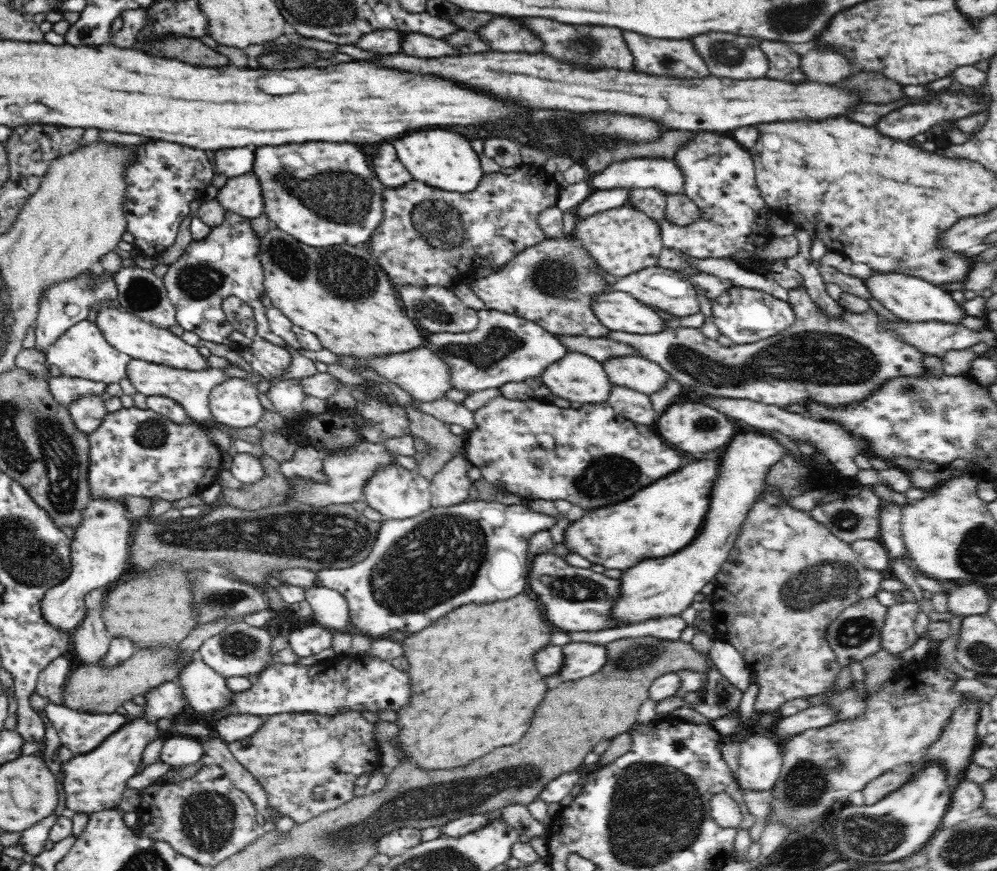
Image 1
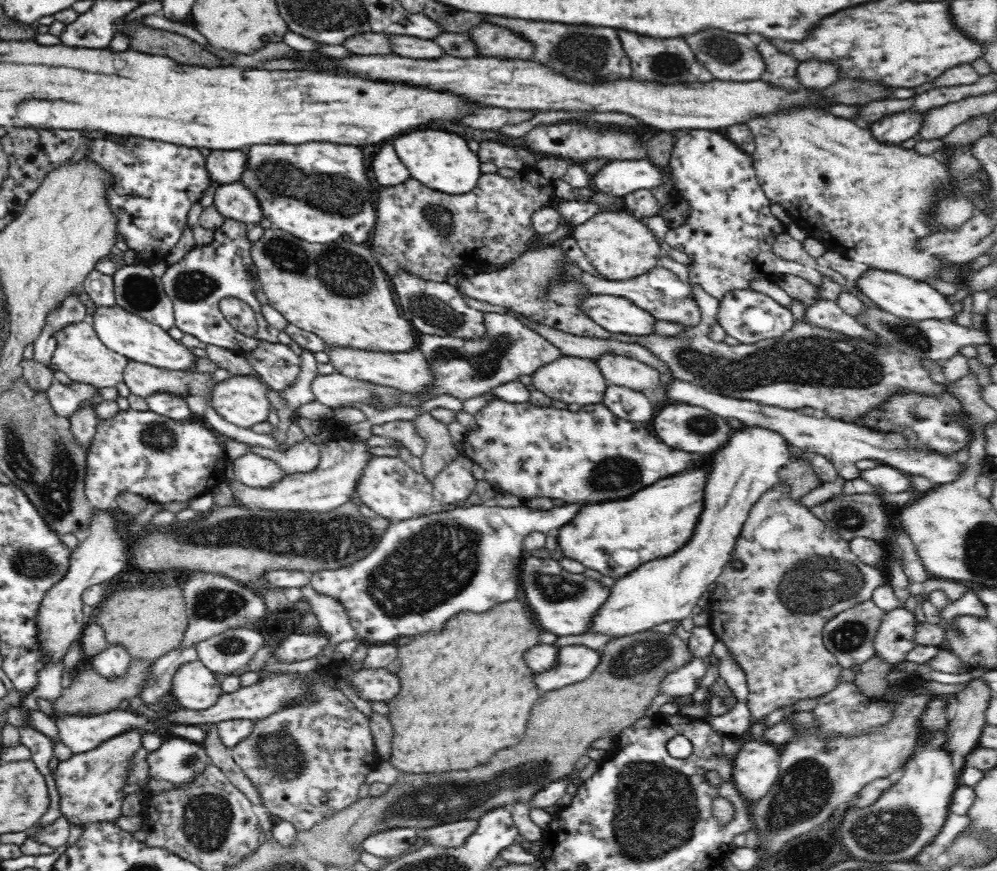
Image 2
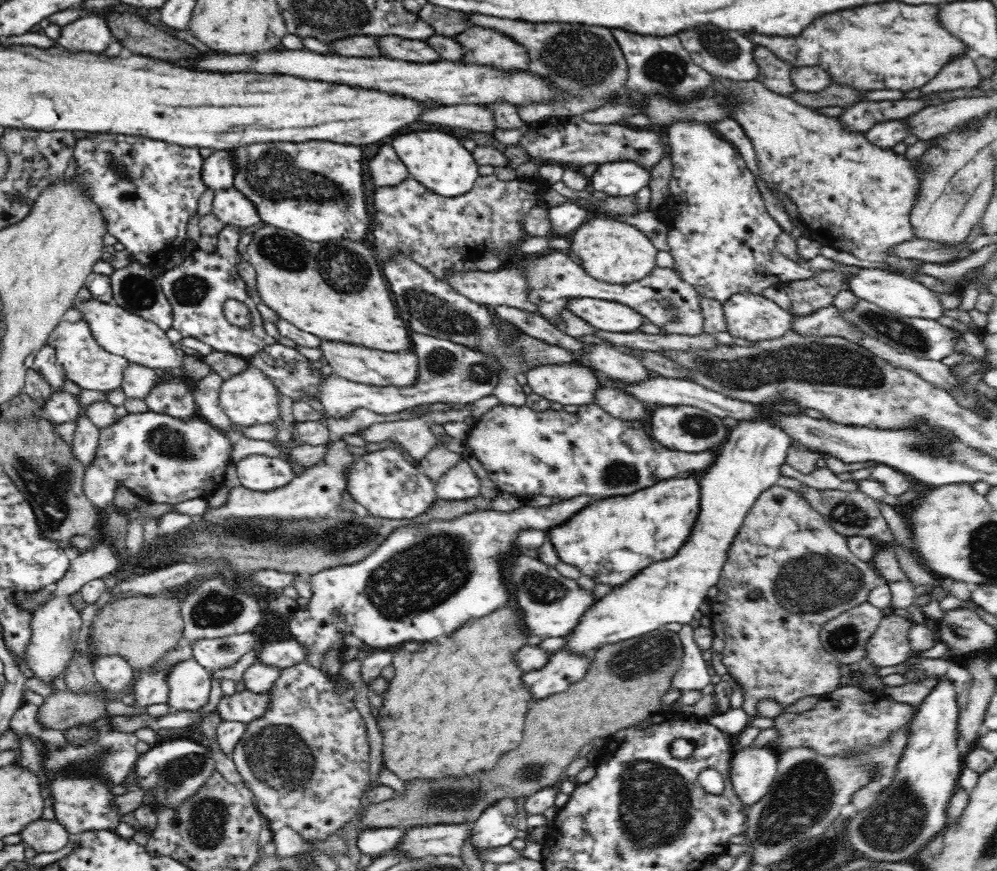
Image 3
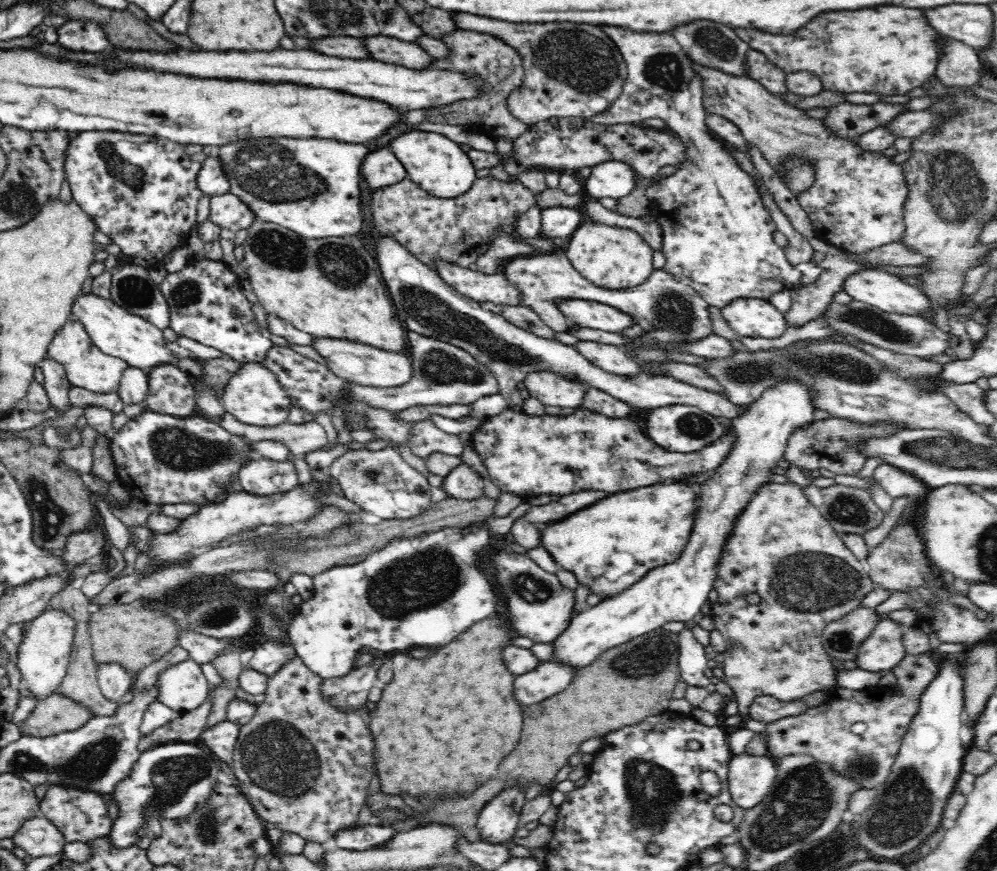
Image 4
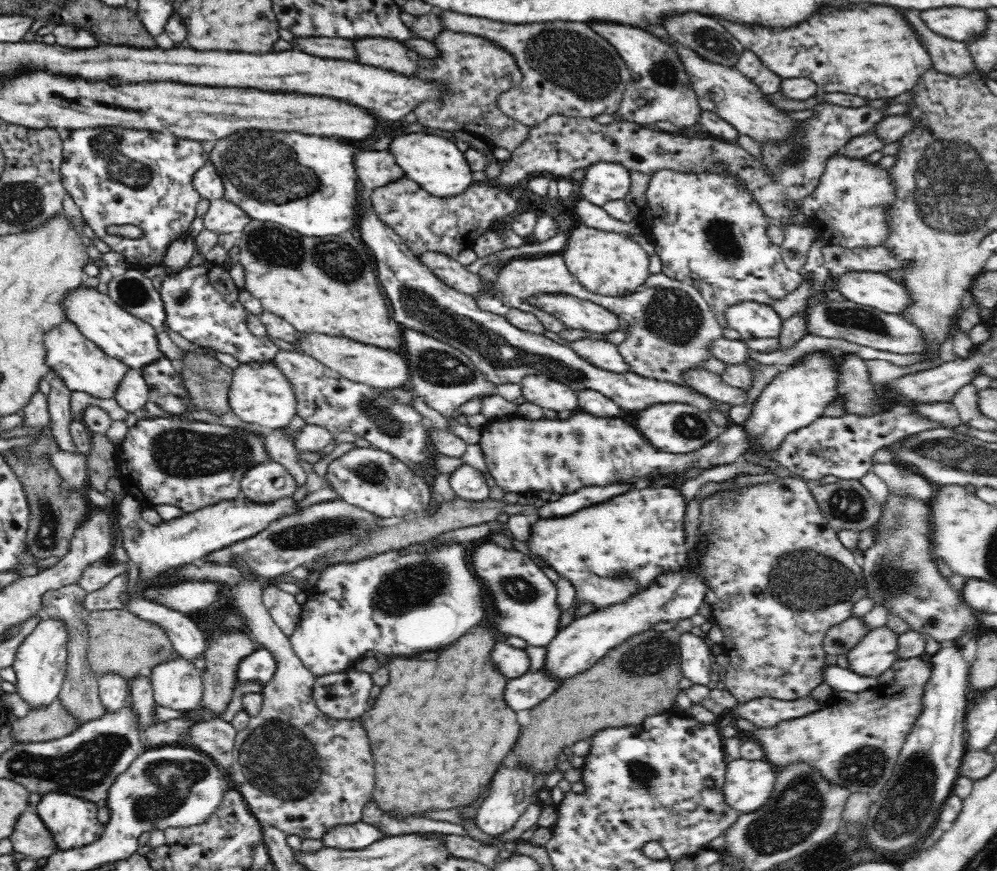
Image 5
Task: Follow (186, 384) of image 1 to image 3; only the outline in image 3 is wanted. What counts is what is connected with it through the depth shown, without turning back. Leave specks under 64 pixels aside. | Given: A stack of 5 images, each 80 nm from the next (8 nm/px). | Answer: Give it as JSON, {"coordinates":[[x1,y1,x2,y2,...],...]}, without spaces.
{"coordinates":[[132,364,124,370,121,388,124,391,126,398,134,398,144,400,152,390,161,383,164,383,169,376,181,376,183,380,195,390,198,381,186,378,178,371,166,372,159,369,152,369,140,364]]}

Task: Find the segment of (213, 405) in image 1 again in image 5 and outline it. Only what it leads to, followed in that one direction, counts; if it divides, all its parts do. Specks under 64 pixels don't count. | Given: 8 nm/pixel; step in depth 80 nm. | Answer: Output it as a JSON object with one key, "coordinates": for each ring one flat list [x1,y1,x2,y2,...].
{"coordinates":[[271,361,241,364,233,370,233,378,228,390,230,410,243,422,256,424,265,430,278,430,288,426,296,416,296,399,288,381]]}

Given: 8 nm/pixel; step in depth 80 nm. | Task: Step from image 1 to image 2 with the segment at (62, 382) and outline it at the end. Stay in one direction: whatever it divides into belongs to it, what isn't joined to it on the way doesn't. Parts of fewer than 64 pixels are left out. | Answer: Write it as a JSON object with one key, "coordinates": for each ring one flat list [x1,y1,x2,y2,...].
{"coordinates":[[54,379,48,386,47,396,56,413,70,418,71,412,80,408,85,402,97,400,98,390,94,384,85,384,70,380,70,384,62,384]]}

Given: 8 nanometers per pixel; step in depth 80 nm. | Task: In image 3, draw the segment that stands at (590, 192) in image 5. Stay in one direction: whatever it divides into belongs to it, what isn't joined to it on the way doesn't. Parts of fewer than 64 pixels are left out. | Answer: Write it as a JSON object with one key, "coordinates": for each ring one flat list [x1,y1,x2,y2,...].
{"coordinates":[[619,161,599,165,589,179,590,190,610,196,630,196,650,186,652,171,635,161]]}

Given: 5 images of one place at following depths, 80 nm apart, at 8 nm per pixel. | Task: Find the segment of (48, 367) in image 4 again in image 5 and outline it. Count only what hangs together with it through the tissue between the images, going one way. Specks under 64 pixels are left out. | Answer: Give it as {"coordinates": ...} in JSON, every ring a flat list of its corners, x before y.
{"coordinates":[[48,368,47,381,50,384,47,404,50,413,49,431,53,438,55,449,76,451,76,446,70,434,70,399,71,393,66,382,57,374,54,368]]}

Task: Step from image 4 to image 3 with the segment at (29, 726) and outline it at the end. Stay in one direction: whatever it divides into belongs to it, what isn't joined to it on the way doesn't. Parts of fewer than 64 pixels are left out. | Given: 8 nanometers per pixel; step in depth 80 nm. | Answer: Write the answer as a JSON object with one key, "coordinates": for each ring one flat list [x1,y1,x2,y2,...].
{"coordinates":[[136,672,132,684,128,684,122,691,108,691,95,682,95,691,74,691,64,689,44,699,44,704,38,707,38,722,44,728,54,728,63,731,67,726,99,720,106,715,106,708,110,702,120,701,124,694,134,692]]}

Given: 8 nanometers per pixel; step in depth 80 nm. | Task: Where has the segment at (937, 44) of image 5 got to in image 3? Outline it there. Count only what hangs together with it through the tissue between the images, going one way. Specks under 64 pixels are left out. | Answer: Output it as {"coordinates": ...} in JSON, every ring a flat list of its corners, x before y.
{"coordinates":[[960,56,950,64,946,64,930,82,919,89,922,94,930,94,943,90,956,90,957,88,972,88,981,79,974,64,975,56]]}

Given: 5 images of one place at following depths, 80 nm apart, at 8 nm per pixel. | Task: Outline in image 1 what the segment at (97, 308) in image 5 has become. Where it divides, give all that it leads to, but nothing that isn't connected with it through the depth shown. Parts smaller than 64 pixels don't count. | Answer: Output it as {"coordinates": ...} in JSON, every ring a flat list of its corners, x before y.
{"coordinates":[[99,306,96,323,103,329,108,342,120,352,124,352,131,359,138,359,170,368,184,371,204,371,210,369,210,362,206,356,198,352,198,347,187,344,180,336,172,333,170,329,160,328,150,324,133,314,110,306]]}

